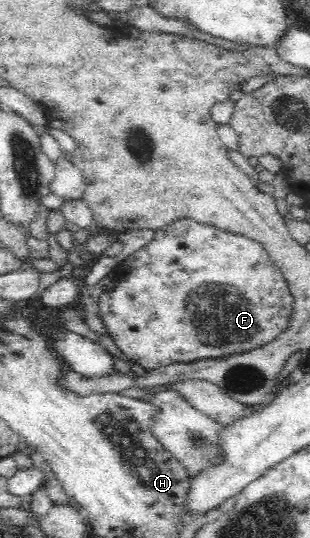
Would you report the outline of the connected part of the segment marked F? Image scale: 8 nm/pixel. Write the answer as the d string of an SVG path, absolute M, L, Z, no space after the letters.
M190 218L177 219L158 230L151 242L118 263L112 275L118 283L112 291L102 292L100 318L118 349L147 370L262 347L288 327L293 311L288 282L261 243Z

